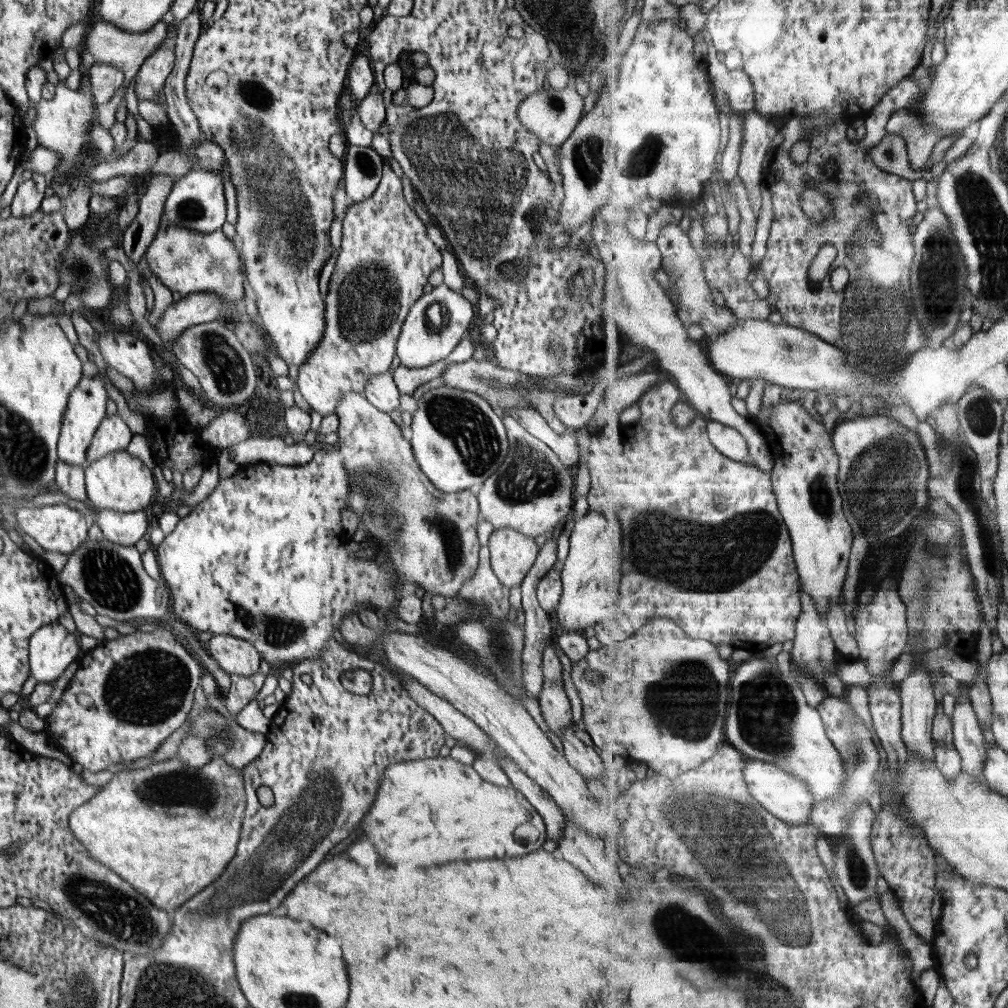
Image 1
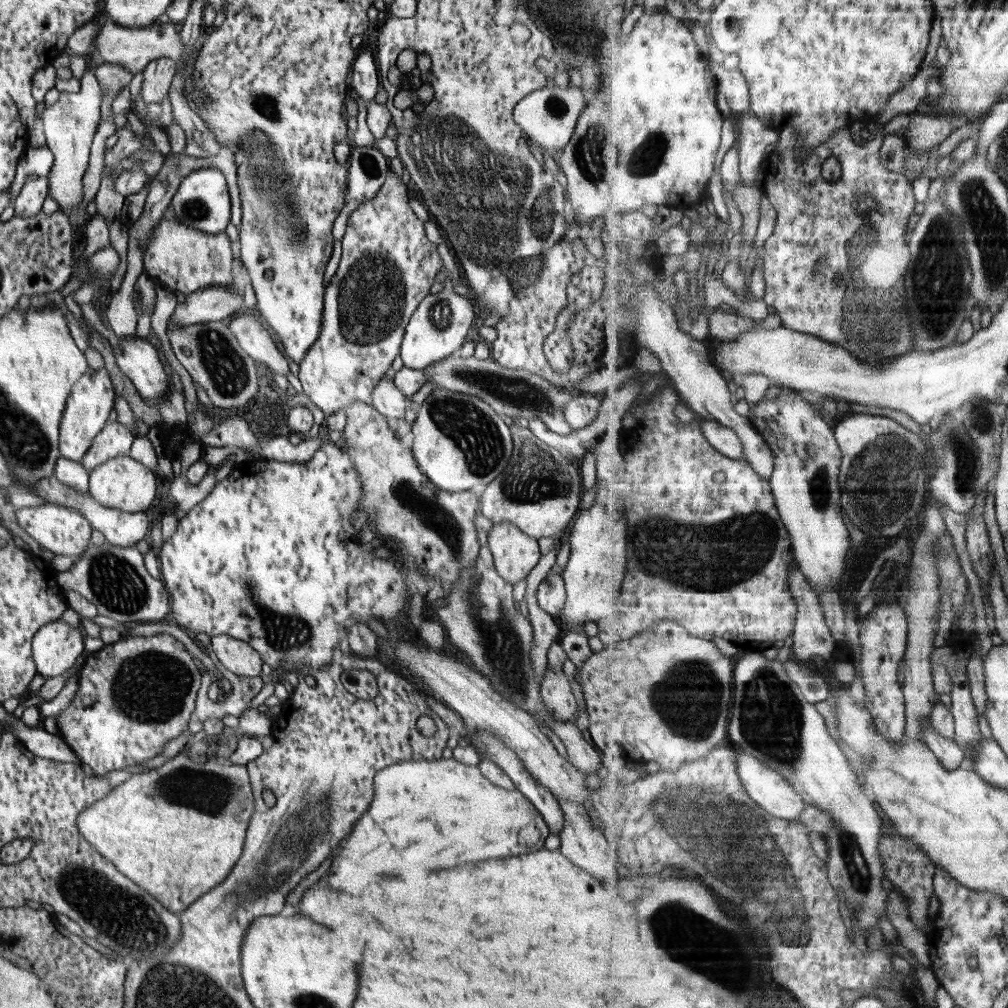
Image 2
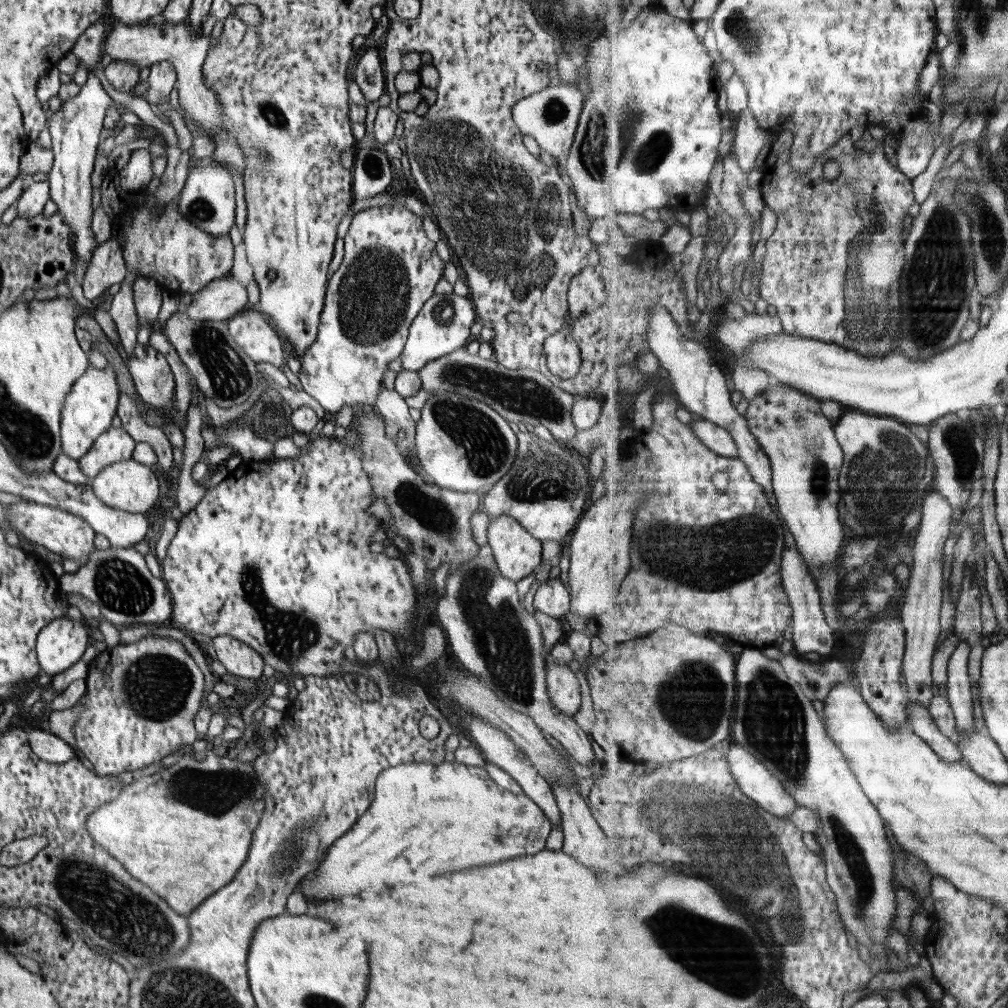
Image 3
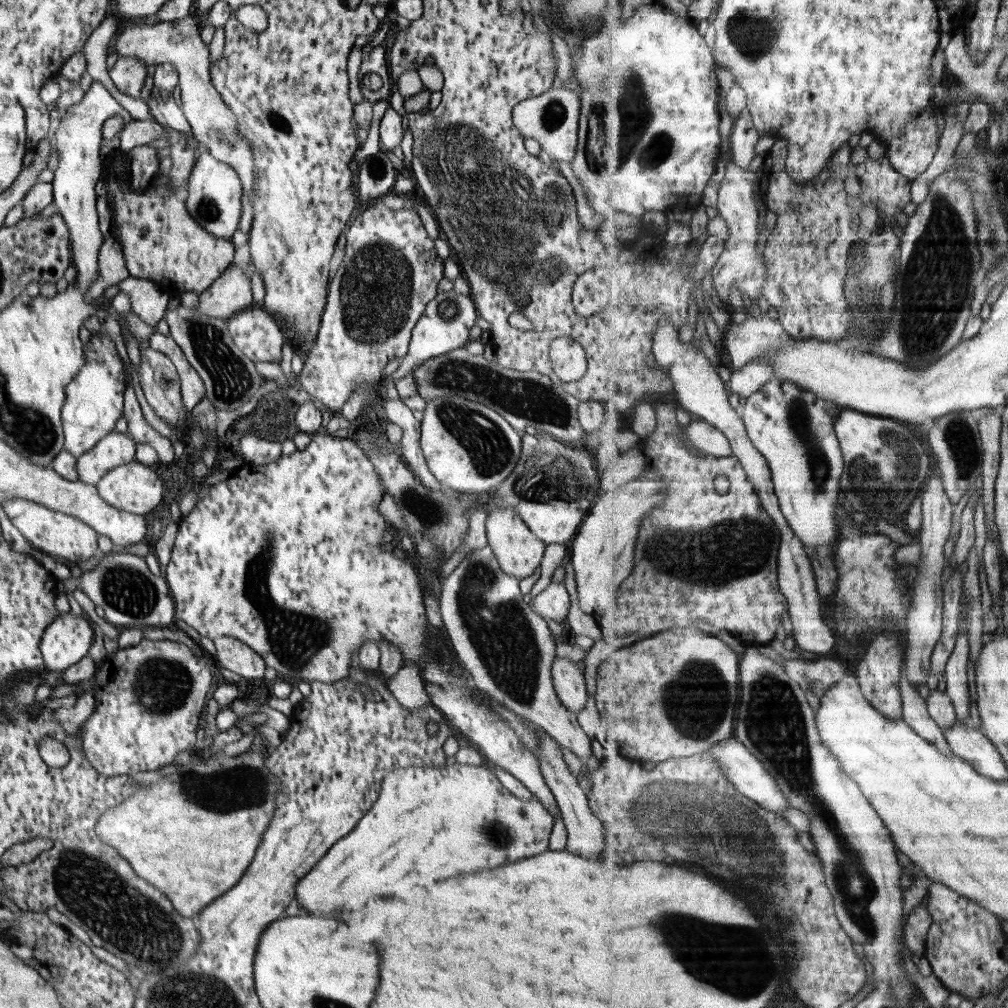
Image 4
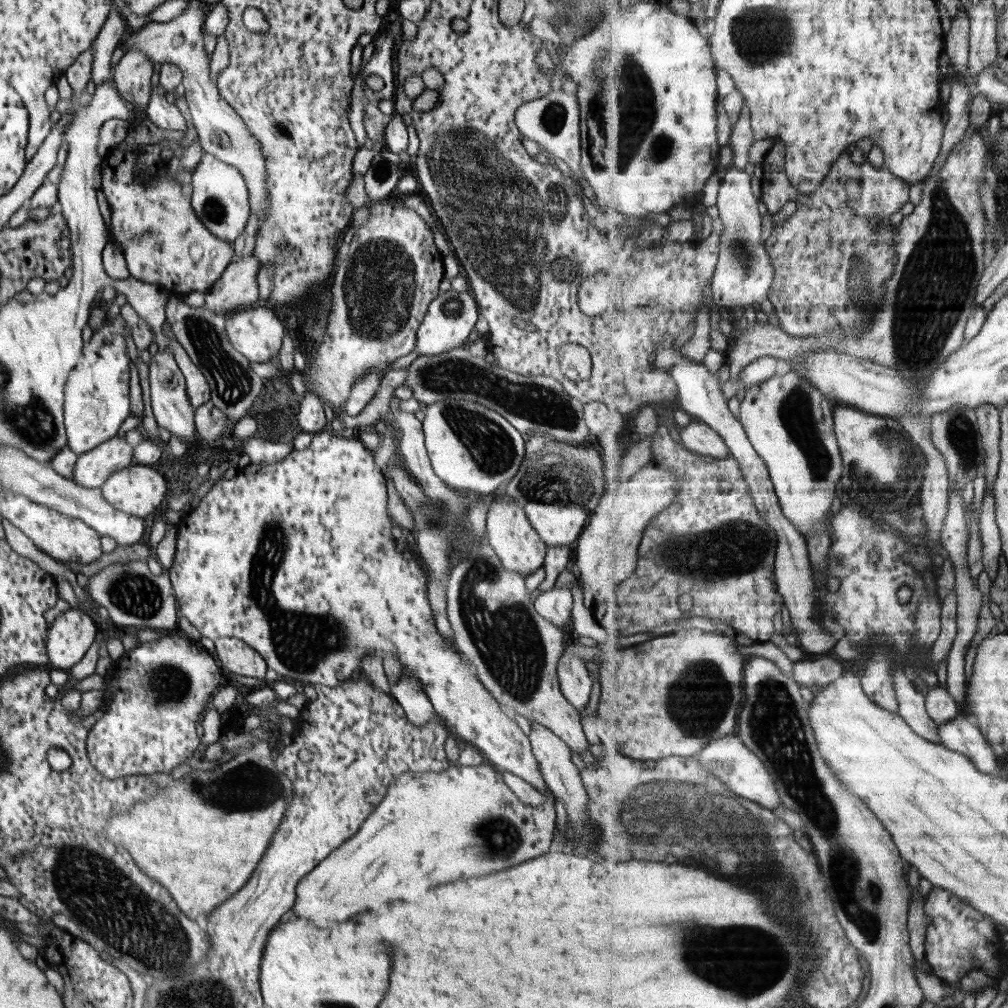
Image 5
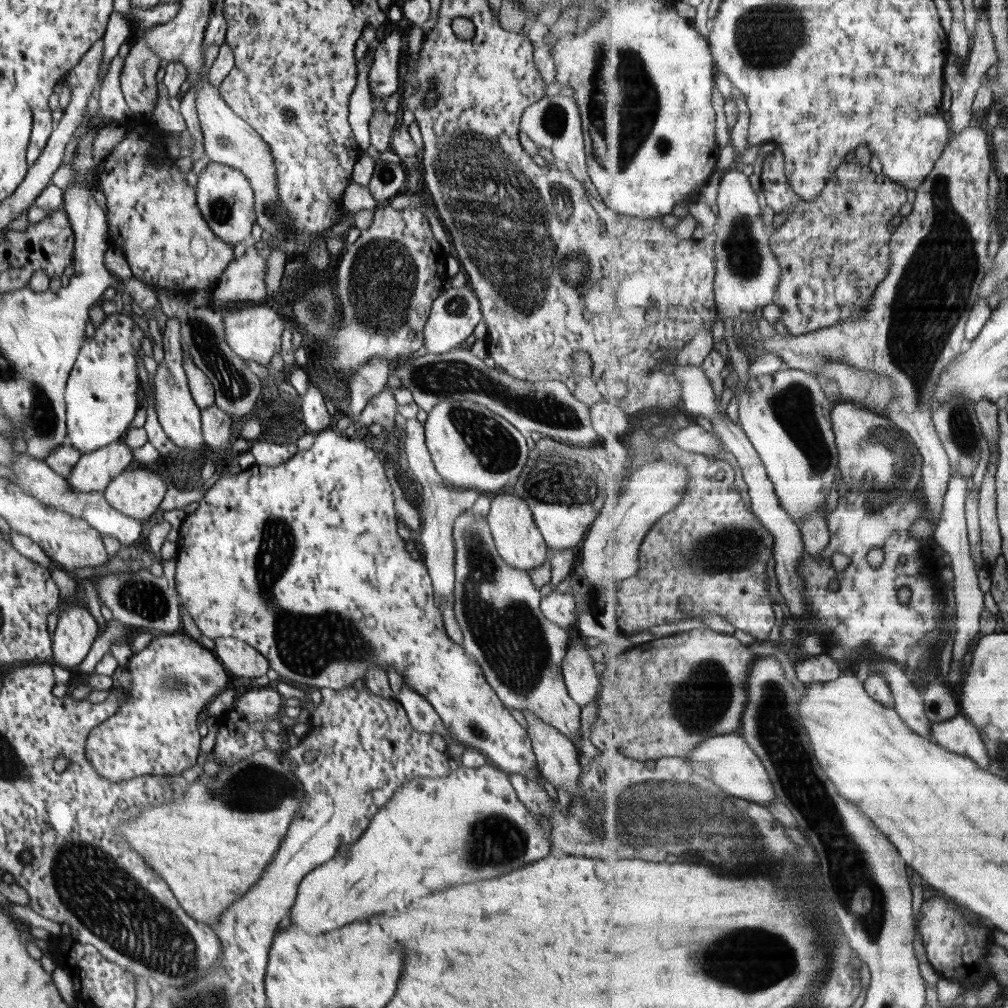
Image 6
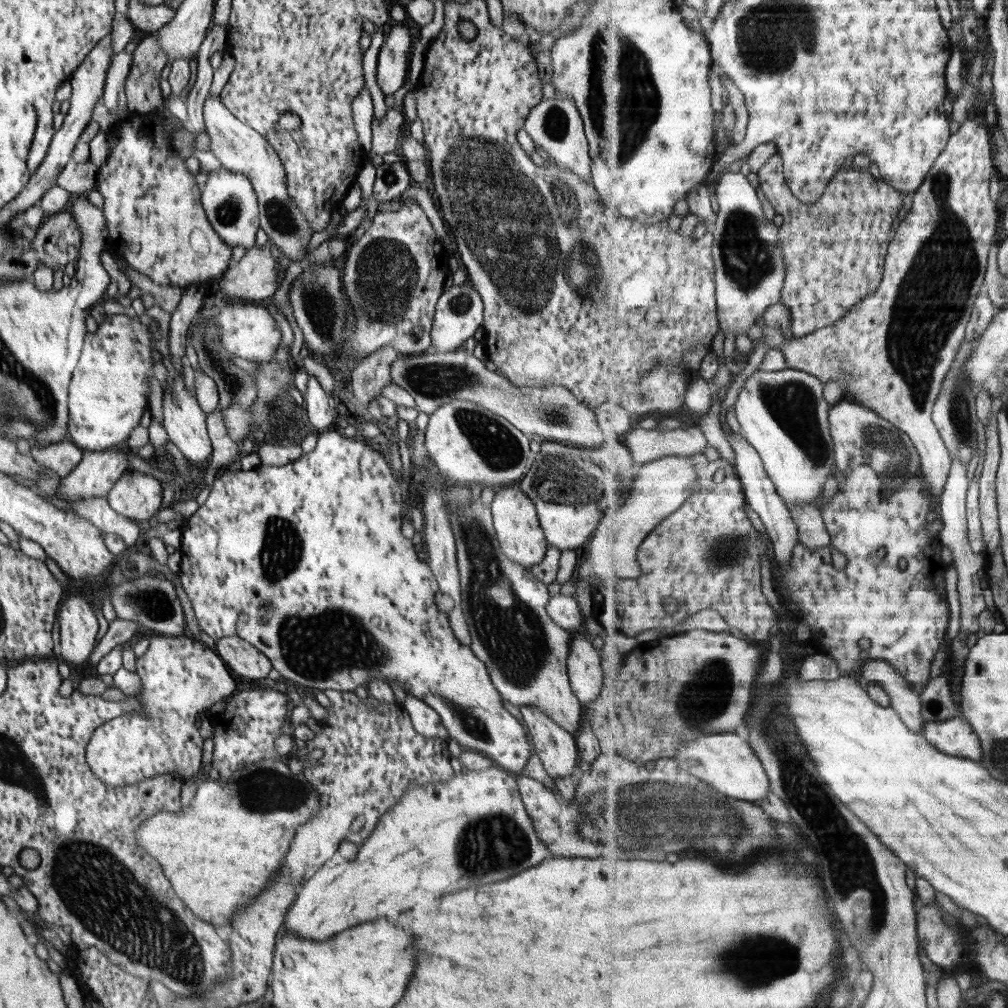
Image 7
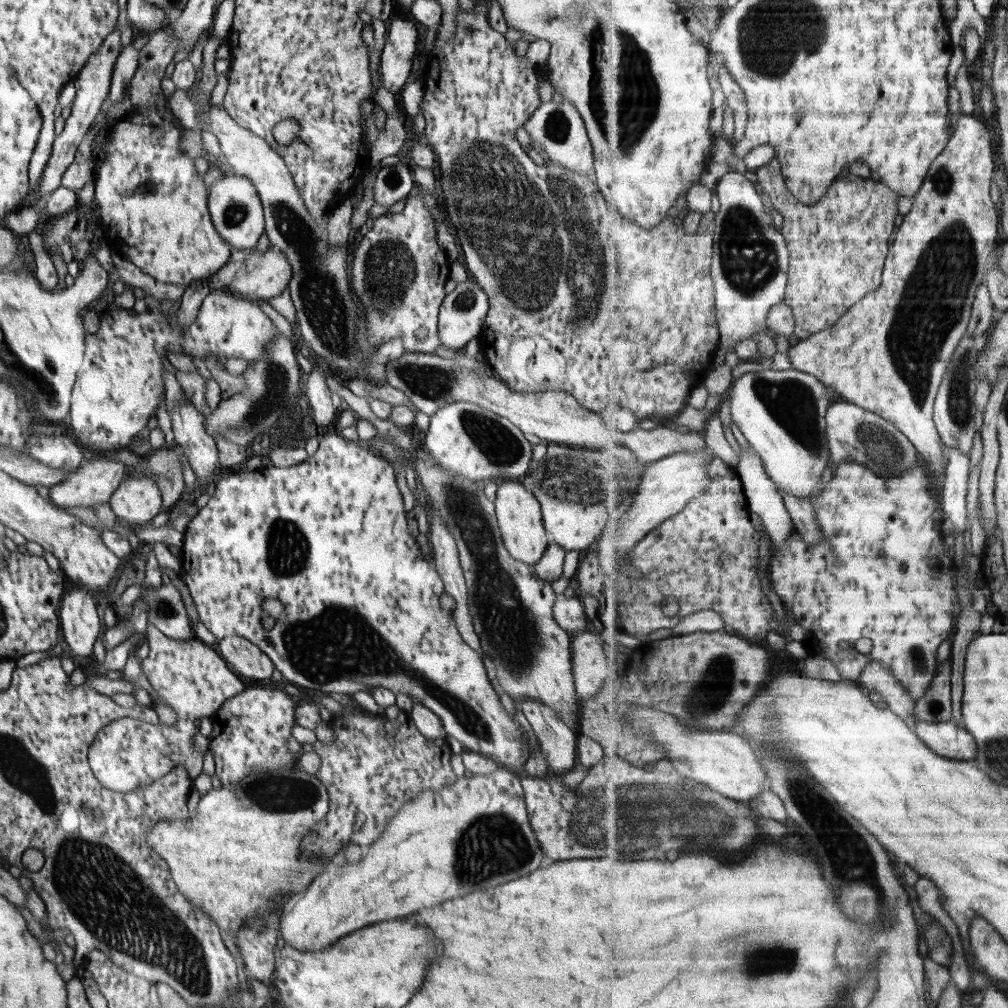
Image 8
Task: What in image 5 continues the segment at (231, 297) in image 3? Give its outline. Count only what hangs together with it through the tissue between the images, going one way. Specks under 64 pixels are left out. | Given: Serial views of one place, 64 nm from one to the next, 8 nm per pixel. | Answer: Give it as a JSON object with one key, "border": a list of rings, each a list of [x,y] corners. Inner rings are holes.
{"border":[[[254,254],[235,259],[222,276],[206,291],[204,307],[227,316],[233,311],[255,305],[259,297],[259,261]]]}

